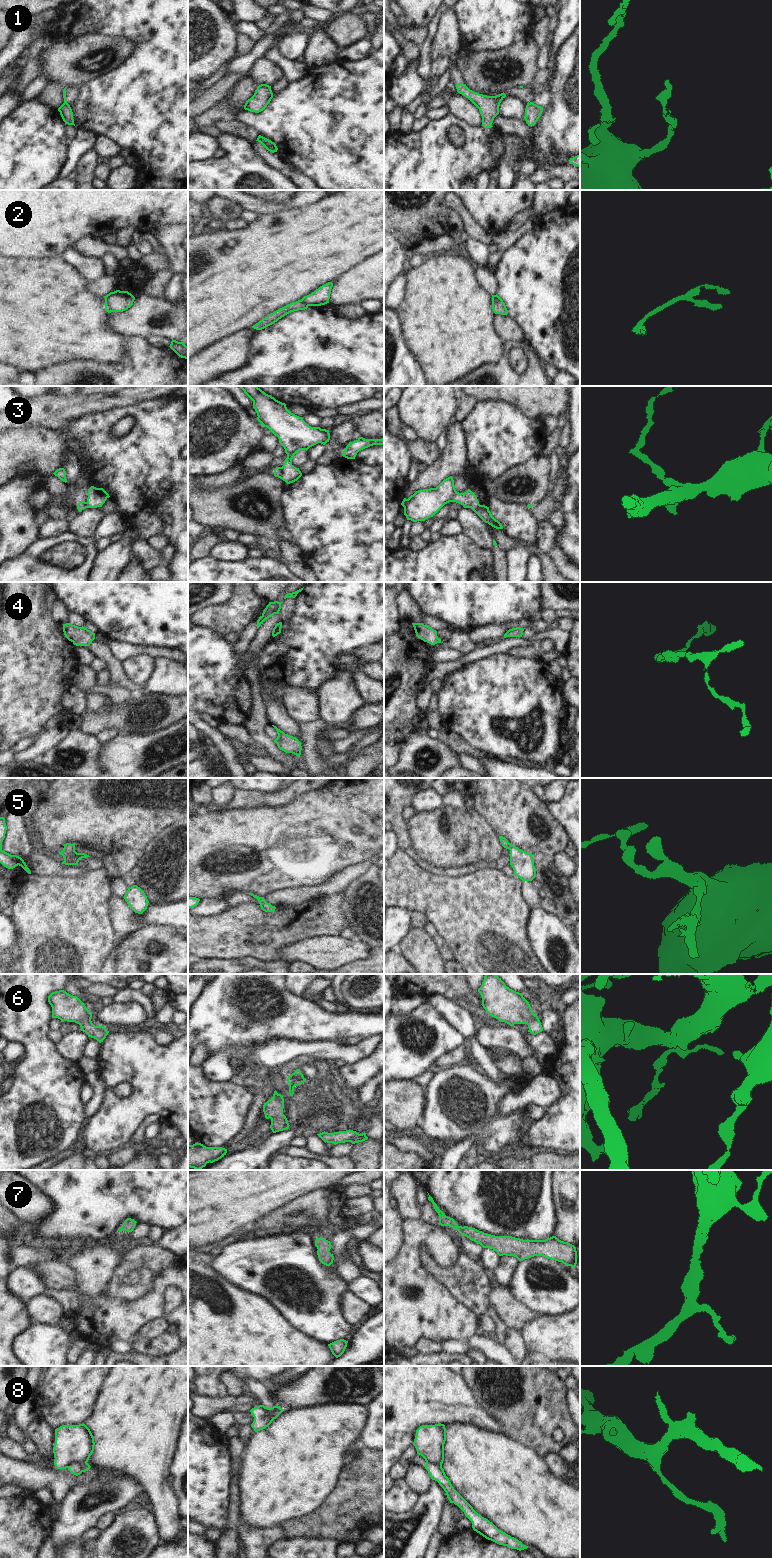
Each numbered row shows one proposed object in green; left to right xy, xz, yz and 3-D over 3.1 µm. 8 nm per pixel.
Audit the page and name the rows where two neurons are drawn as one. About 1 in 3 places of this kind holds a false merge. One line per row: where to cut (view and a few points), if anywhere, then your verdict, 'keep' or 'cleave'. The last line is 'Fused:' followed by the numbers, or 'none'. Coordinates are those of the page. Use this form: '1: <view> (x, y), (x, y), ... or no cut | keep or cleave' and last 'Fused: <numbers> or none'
1: xy (64, 102), (67, 104) | cleave
2: xz (302, 298), (308, 305) | cleave
3: xz (281, 467), (283, 470), (282, 478) | cleave
4: no cut | keep
5: no cut | keep
6: no cut | keep
7: no cut | keep
8: xy (86, 1462), (72, 1462), (67, 1467) | cleave
Fused: 1, 2, 3, 8

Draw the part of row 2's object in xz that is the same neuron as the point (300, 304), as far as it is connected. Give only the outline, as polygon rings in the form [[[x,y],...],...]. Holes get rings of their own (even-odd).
[[[303,299],[298,300],[296,302],[292,302],[290,304],[276,310],[275,312],[269,314],[267,317],[263,318],[258,323],[253,325],[252,328],[254,328],[256,330],[262,330],[268,326],[274,324],[279,319],[281,319],[282,317],[284,317],[285,315],[287,315],[291,312],[298,311],[298,310],[305,310],[307,308],[308,308],[308,305],[304,302]]]

